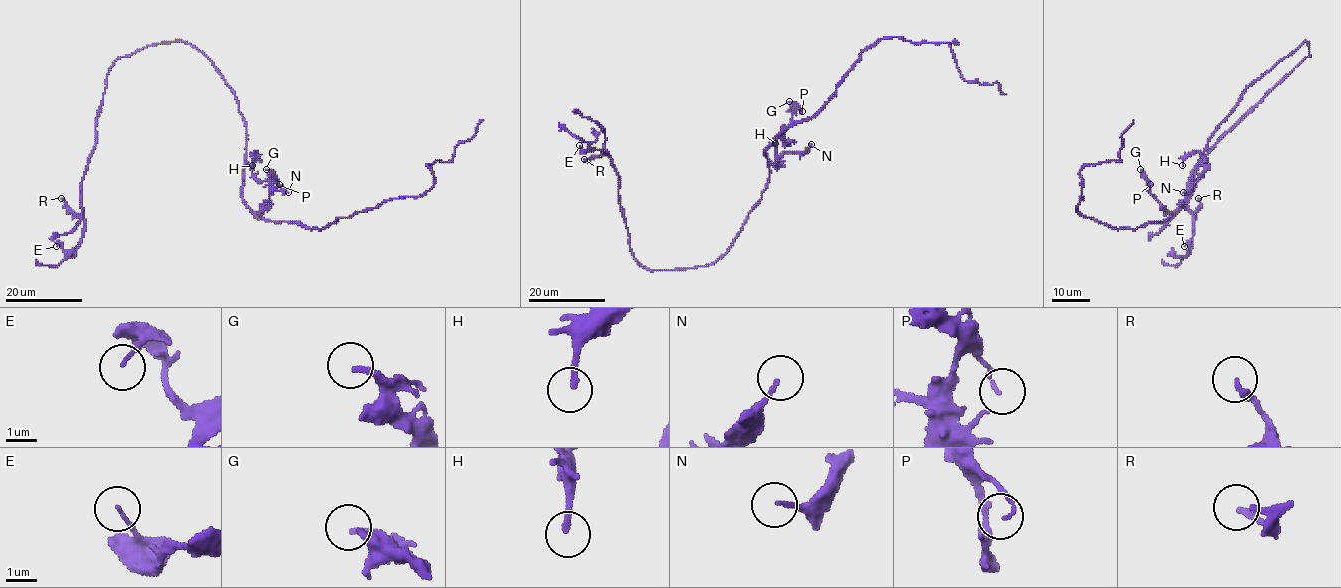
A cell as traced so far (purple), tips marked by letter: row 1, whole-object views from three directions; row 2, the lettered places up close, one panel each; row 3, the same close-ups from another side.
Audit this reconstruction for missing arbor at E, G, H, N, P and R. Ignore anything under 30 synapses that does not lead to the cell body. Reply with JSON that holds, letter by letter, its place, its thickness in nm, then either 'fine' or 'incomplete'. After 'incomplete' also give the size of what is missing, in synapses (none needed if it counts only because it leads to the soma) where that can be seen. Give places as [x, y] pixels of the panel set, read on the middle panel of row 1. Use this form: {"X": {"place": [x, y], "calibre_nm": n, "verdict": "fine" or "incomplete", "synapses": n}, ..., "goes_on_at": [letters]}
{"E": {"place": [579, 145], "calibre_nm": 100, "verdict": "fine"}, "G": {"place": [789, 101], "calibre_nm": 190, "verdict": "fine"}, "H": {"place": [775, 143], "calibre_nm": 180, "verdict": "fine"}, "N": {"place": [811, 144], "calibre_nm": 130, "verdict": "fine"}, "P": {"place": [802, 111], "calibre_nm": 90, "verdict": "fine"}, "R": {"place": [584, 159], "calibre_nm": 180, "verdict": "fine"}, "goes_on_at": []}

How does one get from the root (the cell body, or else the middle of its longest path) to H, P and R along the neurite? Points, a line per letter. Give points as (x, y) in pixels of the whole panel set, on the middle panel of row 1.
H: (763, 192), (769, 180), (769, 162), (776, 168), (780, 164), (775, 143)
P: (763, 192), (770, 171), (765, 152), (791, 123), (795, 109), (802, 111)
R: (763, 192), (714, 262), (654, 270), (630, 248), (610, 156), (603, 147), (602, 156), (584, 159)

